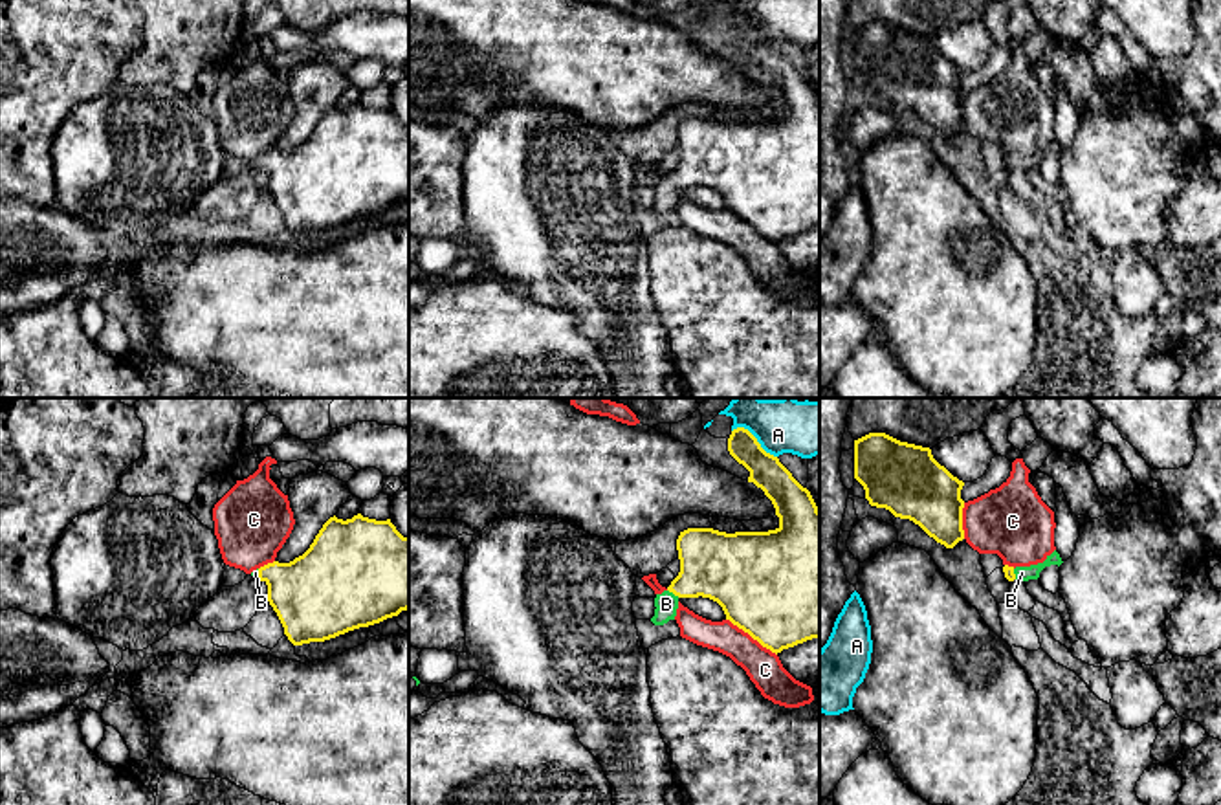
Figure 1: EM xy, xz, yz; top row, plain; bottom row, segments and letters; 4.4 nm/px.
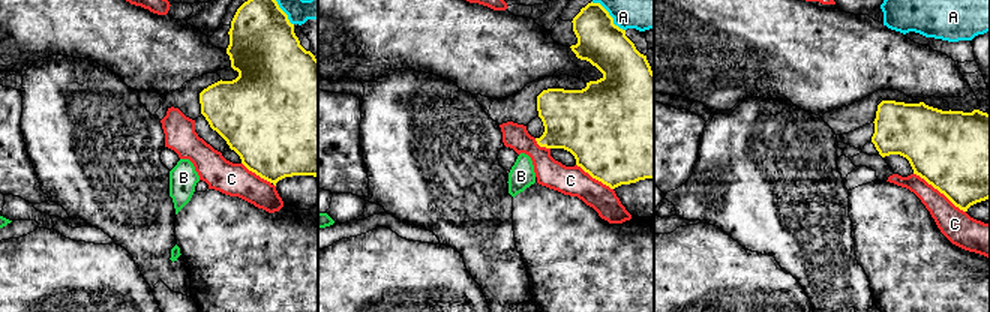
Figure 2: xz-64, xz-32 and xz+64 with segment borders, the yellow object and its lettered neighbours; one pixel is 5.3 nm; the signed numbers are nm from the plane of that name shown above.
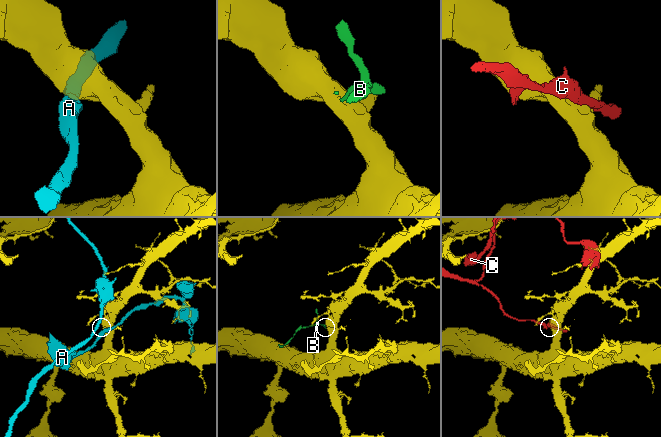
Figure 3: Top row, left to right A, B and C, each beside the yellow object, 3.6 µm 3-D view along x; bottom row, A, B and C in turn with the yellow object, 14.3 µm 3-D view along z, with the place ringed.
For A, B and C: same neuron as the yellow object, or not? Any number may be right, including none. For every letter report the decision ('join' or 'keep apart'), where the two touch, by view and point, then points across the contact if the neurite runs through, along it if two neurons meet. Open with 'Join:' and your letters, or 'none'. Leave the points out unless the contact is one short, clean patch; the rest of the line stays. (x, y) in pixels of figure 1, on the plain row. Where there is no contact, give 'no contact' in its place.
Join: B
A: keep apart | xz (756, 28)
B: join | xz (673, 182) | across xz (723, 156), (706, 158), (673, 182), (666, 193)
C: keep apart | xz (752, 226)

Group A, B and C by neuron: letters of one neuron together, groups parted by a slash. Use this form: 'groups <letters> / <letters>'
groups A / B / C

